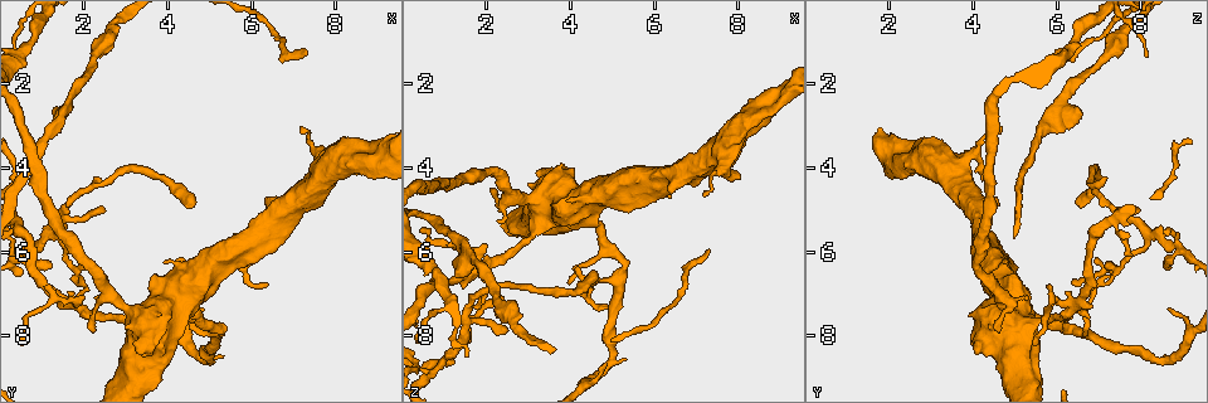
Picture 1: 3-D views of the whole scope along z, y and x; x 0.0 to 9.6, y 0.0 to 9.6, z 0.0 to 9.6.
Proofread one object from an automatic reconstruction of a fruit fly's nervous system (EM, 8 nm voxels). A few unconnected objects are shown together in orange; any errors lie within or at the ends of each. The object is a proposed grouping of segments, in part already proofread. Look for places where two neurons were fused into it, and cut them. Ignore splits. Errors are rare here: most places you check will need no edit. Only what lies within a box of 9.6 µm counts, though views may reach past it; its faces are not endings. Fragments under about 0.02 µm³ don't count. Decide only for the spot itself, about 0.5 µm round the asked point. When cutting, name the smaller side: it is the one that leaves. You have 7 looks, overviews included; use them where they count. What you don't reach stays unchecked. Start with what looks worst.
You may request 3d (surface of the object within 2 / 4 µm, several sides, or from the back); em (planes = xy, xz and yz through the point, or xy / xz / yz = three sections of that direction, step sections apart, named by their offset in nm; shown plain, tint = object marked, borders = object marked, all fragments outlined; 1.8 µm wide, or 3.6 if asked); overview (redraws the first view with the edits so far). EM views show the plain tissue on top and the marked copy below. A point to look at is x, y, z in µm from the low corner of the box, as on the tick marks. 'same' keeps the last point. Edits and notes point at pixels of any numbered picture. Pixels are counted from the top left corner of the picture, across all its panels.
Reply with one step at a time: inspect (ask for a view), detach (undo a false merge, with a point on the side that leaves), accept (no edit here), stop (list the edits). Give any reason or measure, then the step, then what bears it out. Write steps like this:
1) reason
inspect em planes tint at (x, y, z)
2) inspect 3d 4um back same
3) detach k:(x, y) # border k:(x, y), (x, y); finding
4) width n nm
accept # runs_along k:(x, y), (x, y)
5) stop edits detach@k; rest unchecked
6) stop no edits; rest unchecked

thin neck
inspect em planes borders at (1.75, 7.25, 6.45)

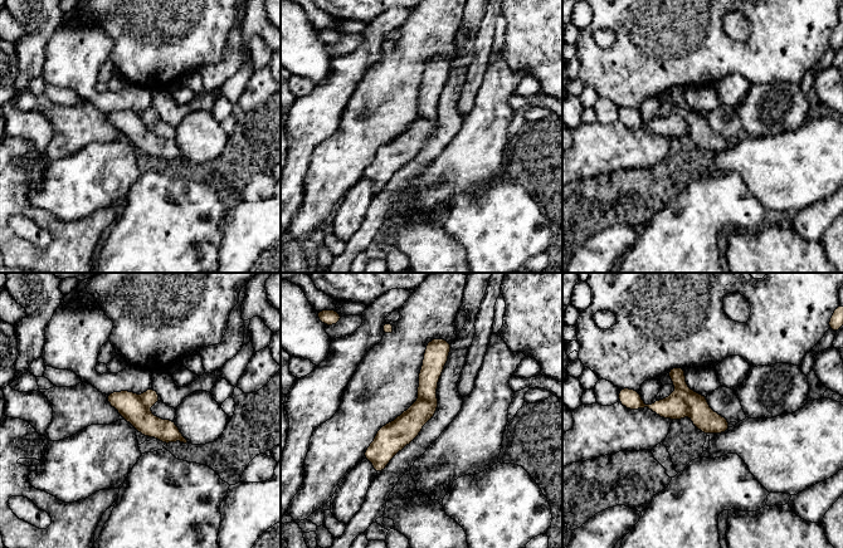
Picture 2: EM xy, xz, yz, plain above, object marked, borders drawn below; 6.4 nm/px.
detach 2:(673, 407) # border 2:(677, 391), (690, 414); a second neuron is stuck on

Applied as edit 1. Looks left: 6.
inspect overview

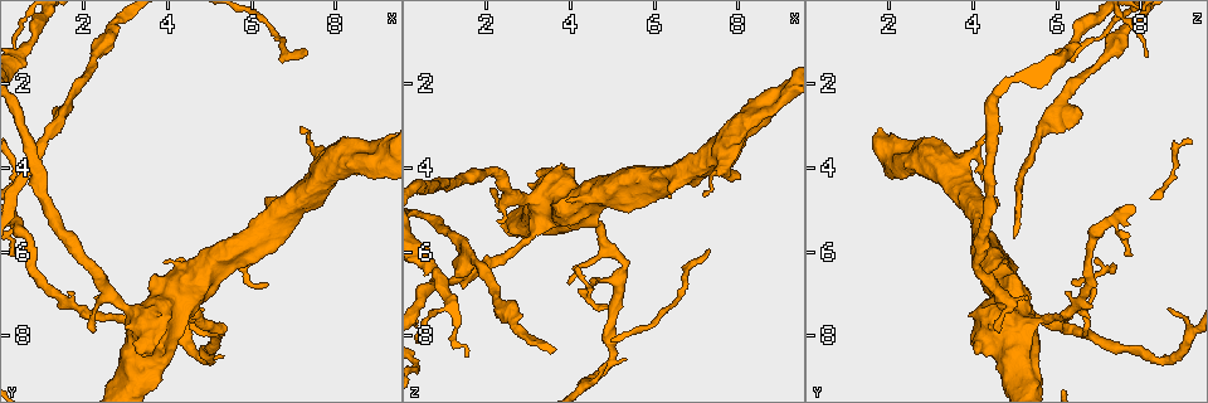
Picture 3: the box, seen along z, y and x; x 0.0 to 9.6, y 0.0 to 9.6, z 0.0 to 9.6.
sharp bend
inspect 3d 2um at (5.15, 7.90, 6.60)

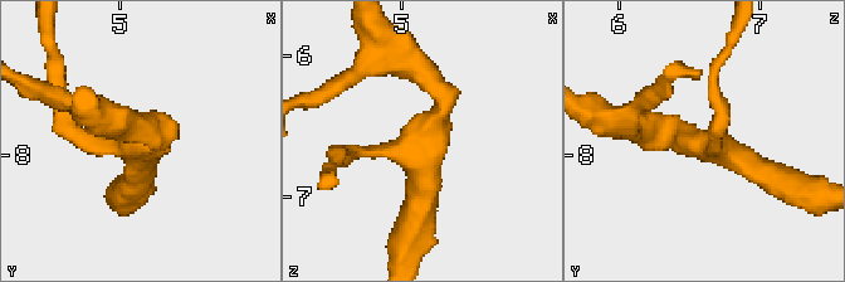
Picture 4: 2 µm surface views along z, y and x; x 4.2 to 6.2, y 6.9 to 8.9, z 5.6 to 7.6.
inspect em 3.6um yz step 8 tint at (5.16, 7.90, 6.56)

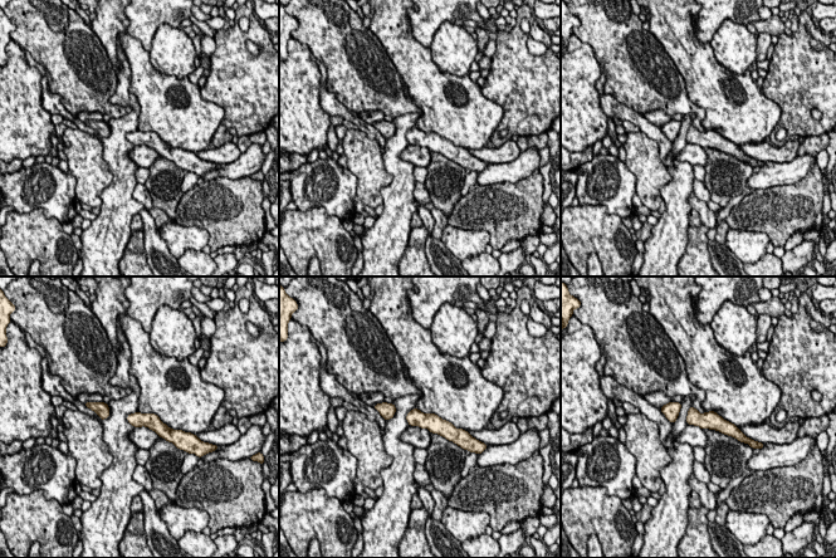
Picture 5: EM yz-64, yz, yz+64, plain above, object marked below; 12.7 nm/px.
another direction
inspect em 3.6um planes tint same

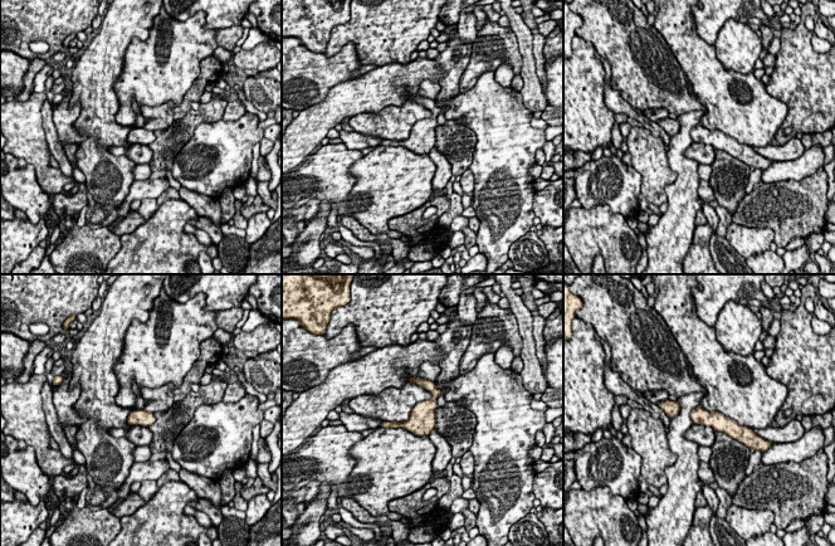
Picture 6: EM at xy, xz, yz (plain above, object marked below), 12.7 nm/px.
accept # runs_along 6:(694, 414), (716, 419), (735, 434); continuous, no second neuron

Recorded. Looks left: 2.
thick turns thin
inspect em yz step 8 tint at (2.25, 1.25, 7.25)

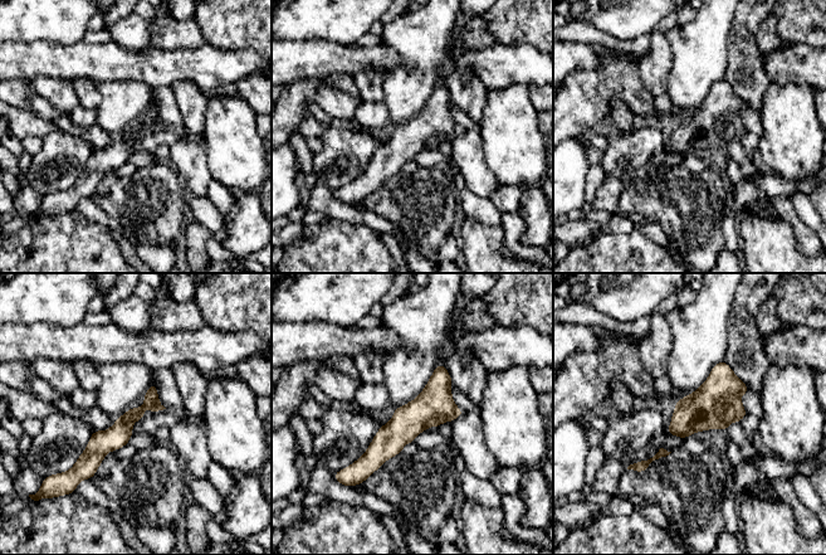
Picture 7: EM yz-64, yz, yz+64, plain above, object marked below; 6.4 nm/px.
another direction
inspect em planes borders same

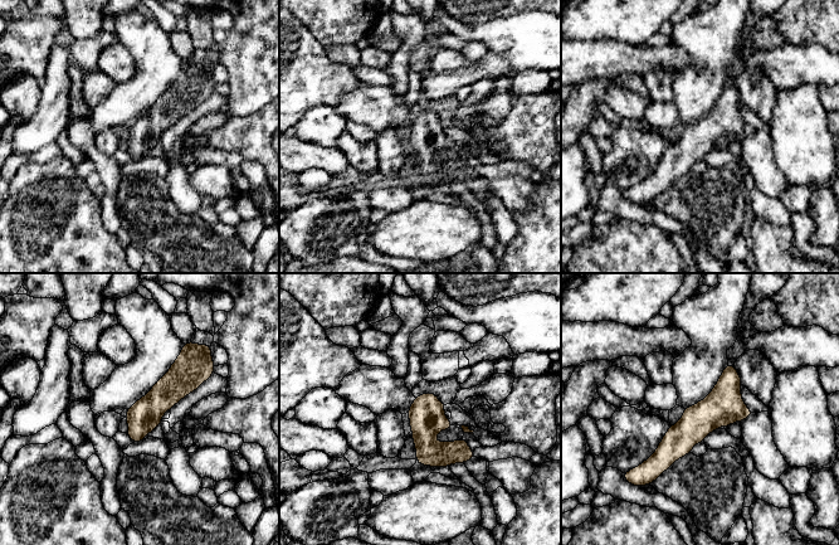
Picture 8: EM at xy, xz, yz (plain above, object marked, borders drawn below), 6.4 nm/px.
accept # runs_along 8:(730, 368), (727, 393), (654, 472); one neuron here

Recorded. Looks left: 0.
stop edits detach@2; rest unchecked

